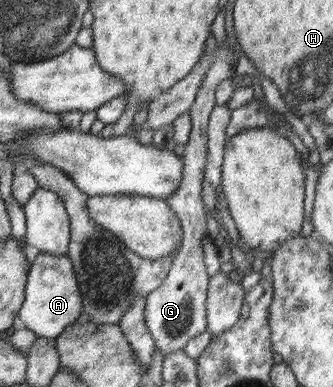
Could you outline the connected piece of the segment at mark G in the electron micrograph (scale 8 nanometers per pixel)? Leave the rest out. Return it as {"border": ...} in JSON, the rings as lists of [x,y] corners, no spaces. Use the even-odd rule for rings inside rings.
{"border":[[[228,39],[218,47],[218,50],[215,50],[215,59],[208,67],[204,80],[198,92],[195,94],[195,101],[189,111],[191,114],[191,133],[189,134],[188,142],[185,144],[185,153],[183,154],[182,183],[180,183],[174,195],[167,197],[165,200],[165,202],[168,203],[168,208],[170,208],[170,210],[174,212],[174,216],[180,220],[183,230],[183,237],[181,238],[182,248],[180,248],[178,256],[172,261],[170,270],[166,278],[162,281],[162,284],[145,296],[146,304],[144,311],[146,327],[155,340],[156,348],[162,352],[164,357],[177,350],[183,351],[186,343],[191,338],[198,336],[198,334],[208,329],[206,301],[210,276],[207,272],[204,256],[202,256],[202,239],[205,237],[205,234],[207,234],[204,201],[202,201],[202,185],[204,185],[204,179],[209,184],[214,185],[214,187],[222,184],[222,163],[227,138],[225,130],[229,124],[232,111],[228,109],[227,104],[223,104],[222,106],[216,104],[215,90],[220,82],[235,76],[234,68],[236,68],[236,62],[238,62],[238,56],[240,55],[241,54],[233,53]]]}

